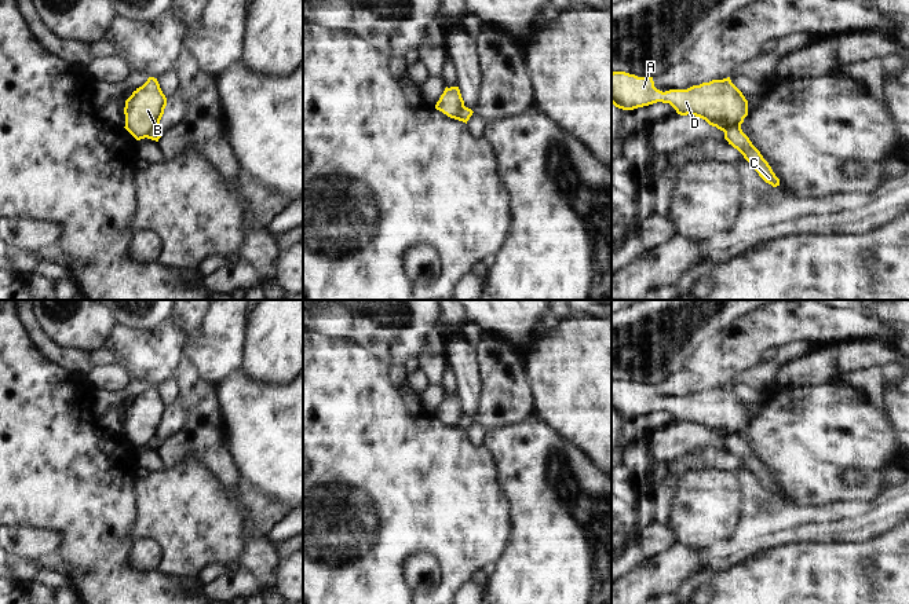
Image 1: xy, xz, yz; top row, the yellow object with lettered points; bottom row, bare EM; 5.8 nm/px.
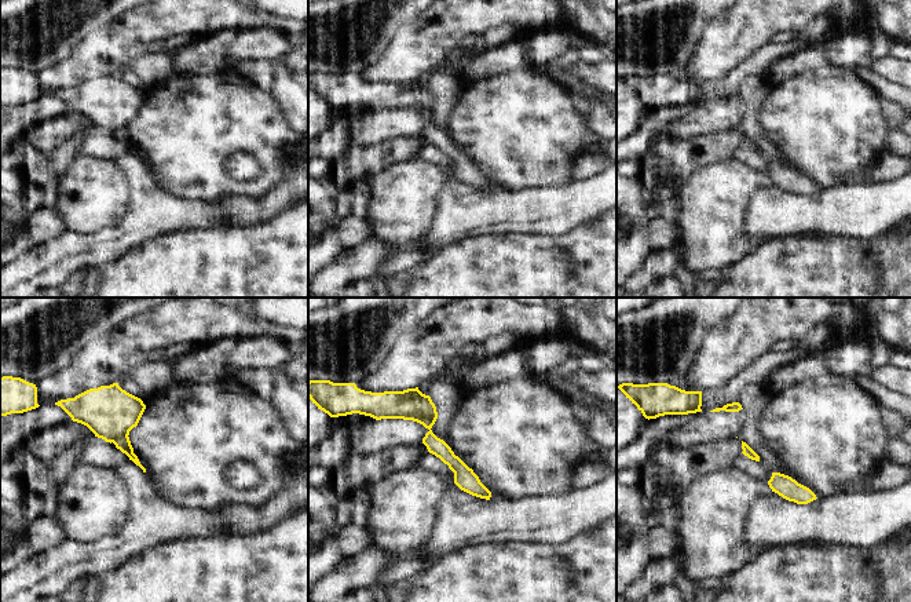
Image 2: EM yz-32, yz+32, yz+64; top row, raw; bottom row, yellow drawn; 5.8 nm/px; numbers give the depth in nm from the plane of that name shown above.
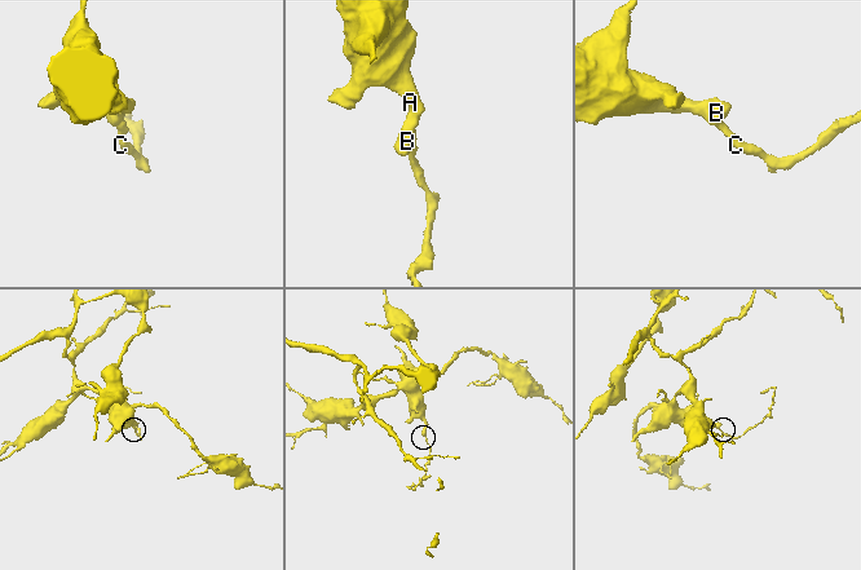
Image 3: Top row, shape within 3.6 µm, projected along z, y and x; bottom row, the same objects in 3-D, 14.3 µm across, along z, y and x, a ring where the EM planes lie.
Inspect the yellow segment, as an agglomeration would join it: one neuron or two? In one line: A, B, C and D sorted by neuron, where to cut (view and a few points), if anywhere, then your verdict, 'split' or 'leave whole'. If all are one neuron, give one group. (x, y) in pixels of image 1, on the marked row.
A B D / C; cut in yz along (740, 125), (732, 125), (723, 131); split

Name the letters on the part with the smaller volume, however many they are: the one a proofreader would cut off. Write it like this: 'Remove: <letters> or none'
Remove: C

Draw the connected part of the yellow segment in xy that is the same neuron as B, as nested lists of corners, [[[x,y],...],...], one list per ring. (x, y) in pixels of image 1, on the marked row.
[[[149,77],[147,81],[136,88],[125,100],[125,129],[136,139],[147,138],[158,128],[160,120],[167,106],[157,78]]]

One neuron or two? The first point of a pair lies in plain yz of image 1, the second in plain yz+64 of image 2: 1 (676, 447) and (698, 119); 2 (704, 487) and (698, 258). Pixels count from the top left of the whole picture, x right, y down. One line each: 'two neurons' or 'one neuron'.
1: one neuron
2: one neuron

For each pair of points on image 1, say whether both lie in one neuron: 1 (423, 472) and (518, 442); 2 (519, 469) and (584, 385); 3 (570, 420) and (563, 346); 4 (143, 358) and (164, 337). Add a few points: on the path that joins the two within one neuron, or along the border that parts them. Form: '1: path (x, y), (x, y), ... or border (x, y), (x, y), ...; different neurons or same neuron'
1: border (484, 443), (496, 460), (497, 473), (503, 482); different neurons
2: border (536, 416), (551, 424), (577, 446); different neurons
3: path (570, 402), (570, 363); same neuron
4: path (149, 352), (159, 343); same neuron

